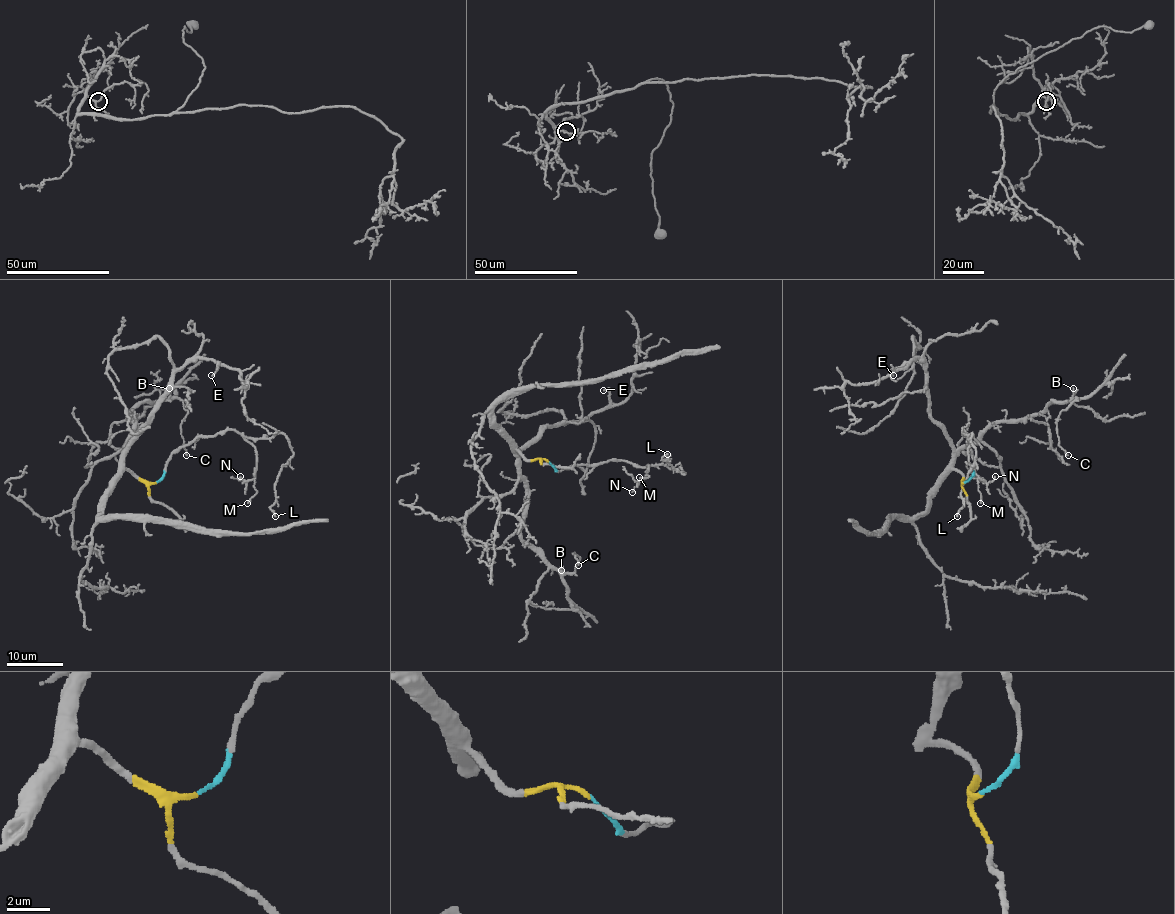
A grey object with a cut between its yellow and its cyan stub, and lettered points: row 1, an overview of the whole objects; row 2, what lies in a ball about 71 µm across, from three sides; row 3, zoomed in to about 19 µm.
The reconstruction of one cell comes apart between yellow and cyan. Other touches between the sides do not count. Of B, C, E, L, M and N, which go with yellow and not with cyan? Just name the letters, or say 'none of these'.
B, C, E

